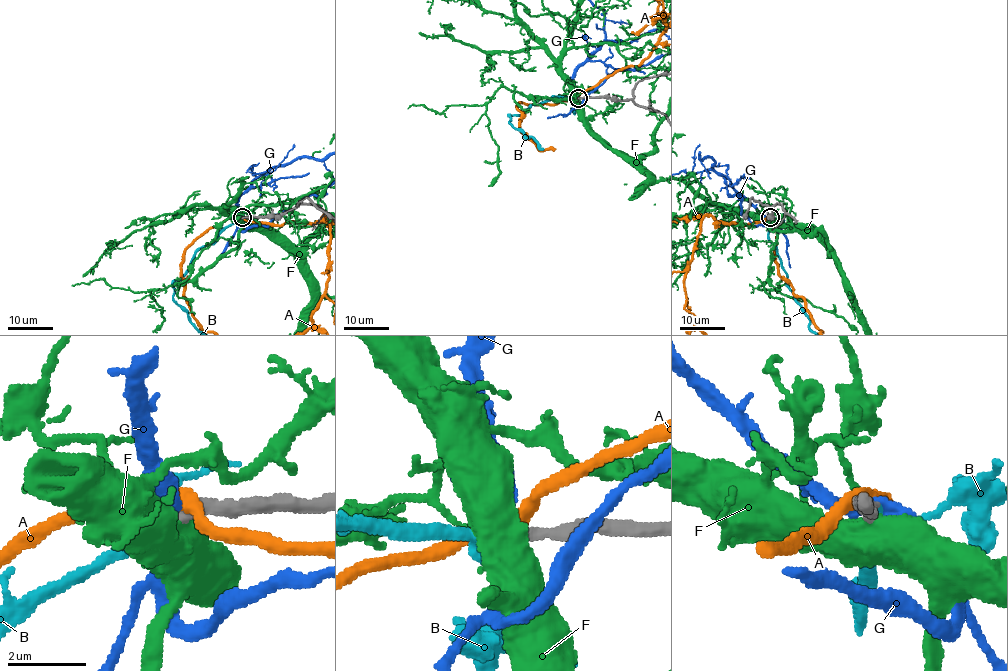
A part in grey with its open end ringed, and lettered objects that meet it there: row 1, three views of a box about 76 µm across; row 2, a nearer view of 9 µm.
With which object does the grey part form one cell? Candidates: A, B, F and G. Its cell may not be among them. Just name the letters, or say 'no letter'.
B

